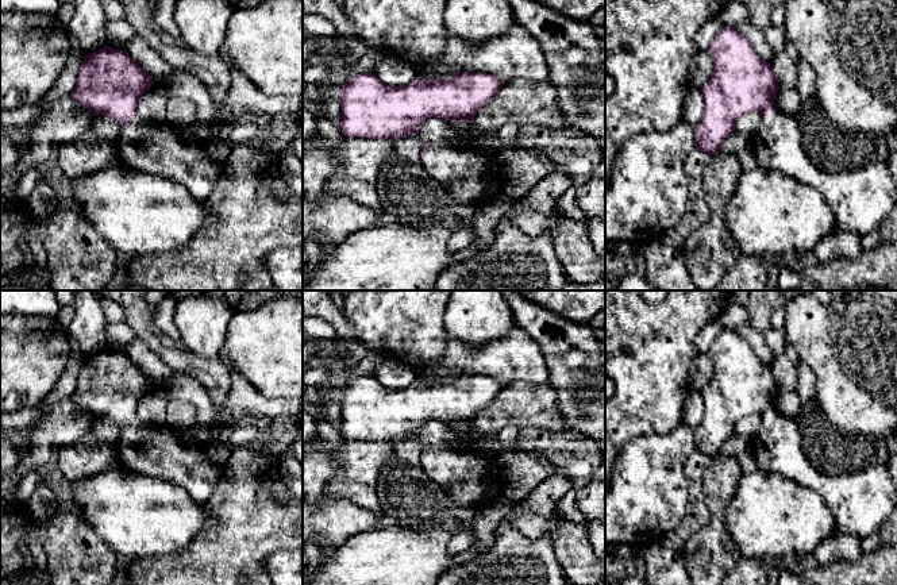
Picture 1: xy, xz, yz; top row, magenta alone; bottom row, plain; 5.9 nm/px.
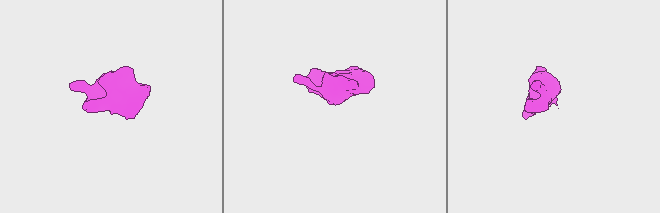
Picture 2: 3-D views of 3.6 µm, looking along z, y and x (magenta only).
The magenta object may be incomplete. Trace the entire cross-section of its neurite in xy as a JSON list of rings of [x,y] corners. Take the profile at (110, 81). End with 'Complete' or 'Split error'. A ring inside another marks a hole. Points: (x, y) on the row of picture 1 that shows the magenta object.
[[[105,45],[84,55],[77,84],[70,96],[95,116],[109,115],[120,126],[115,145],[122,163],[169,178],[182,185],[196,201],[205,201],[222,176],[224,165],[208,157],[207,143],[203,139],[182,136],[168,123],[150,123],[138,115],[138,103],[154,82],[127,51]]]. Split error

